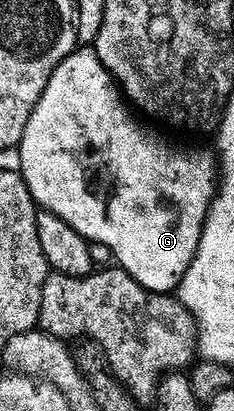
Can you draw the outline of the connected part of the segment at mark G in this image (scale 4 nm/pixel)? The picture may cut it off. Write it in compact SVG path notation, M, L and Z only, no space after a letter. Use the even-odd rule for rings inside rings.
M77 47L72 50L70 55L66 55L66 59L62 59L62 63L58 63L58 67L52 72L46 83L44 94L38 99L38 103L26 123L26 131L18 146L20 167L24 174L24 182L27 183L29 191L40 209L49 209L54 215L66 219L66 223L70 223L70 227L74 227L74 231L78 231L89 242L106 243L106 247L110 247L115 264L127 271L138 283L142 283L142 287L155 293L172 293L179 286L190 263L196 258L196 248L200 242L204 220L218 188L218 161L213 150L211 153L208 149L183 149L180 145L171 145L170 142L163 141L158 134L143 129L132 118L131 112L133 113L133 110L129 108L125 98L118 92L116 82L112 80L106 67L102 67L95 48Z

